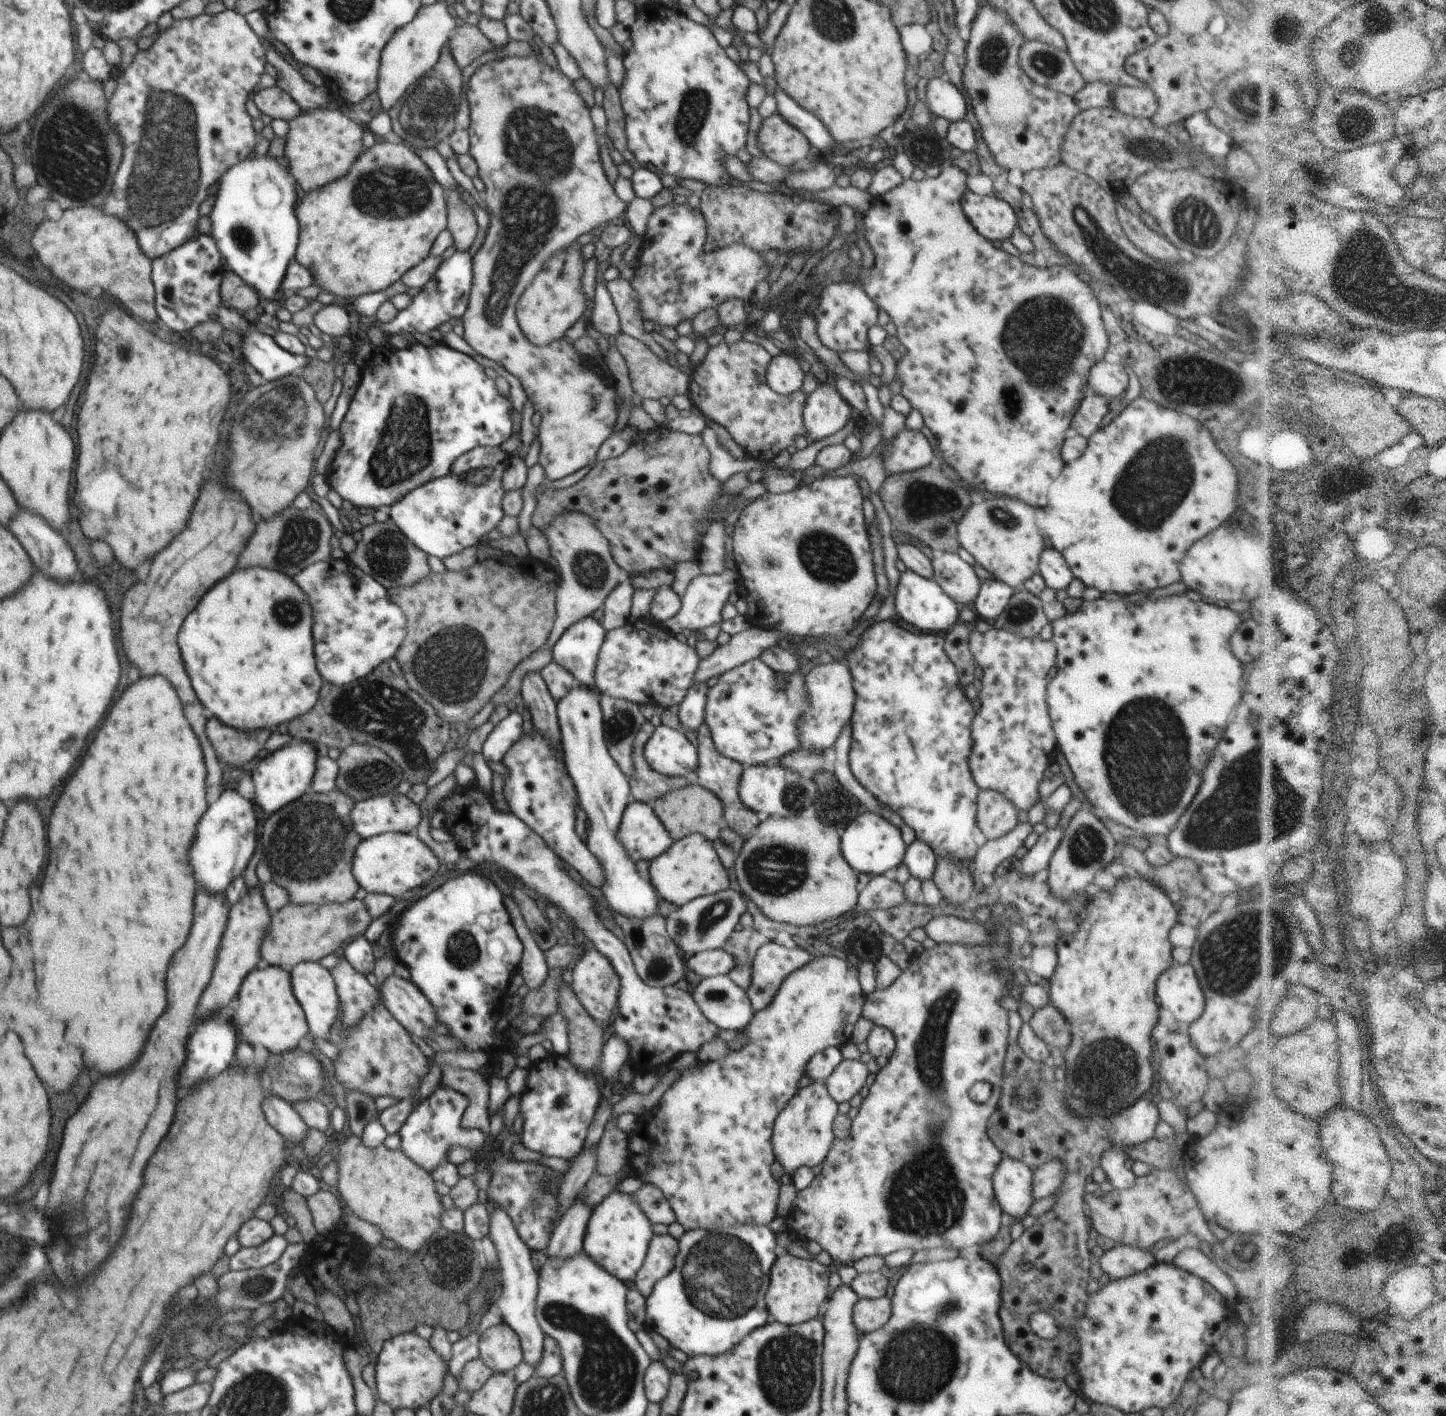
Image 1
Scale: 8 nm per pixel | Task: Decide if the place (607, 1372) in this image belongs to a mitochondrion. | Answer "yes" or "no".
yes

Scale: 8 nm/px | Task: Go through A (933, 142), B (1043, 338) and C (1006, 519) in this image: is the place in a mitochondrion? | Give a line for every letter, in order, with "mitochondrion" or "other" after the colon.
A: other
B: mitochondrion
C: mitochondrion

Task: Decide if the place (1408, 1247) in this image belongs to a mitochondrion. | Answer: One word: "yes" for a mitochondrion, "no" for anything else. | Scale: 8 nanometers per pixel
no

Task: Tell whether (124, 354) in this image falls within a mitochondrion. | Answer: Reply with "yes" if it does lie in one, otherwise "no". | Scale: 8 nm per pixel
yes

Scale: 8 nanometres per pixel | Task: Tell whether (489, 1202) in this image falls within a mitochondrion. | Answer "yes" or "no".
no

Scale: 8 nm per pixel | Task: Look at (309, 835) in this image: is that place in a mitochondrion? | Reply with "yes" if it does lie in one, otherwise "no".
yes

